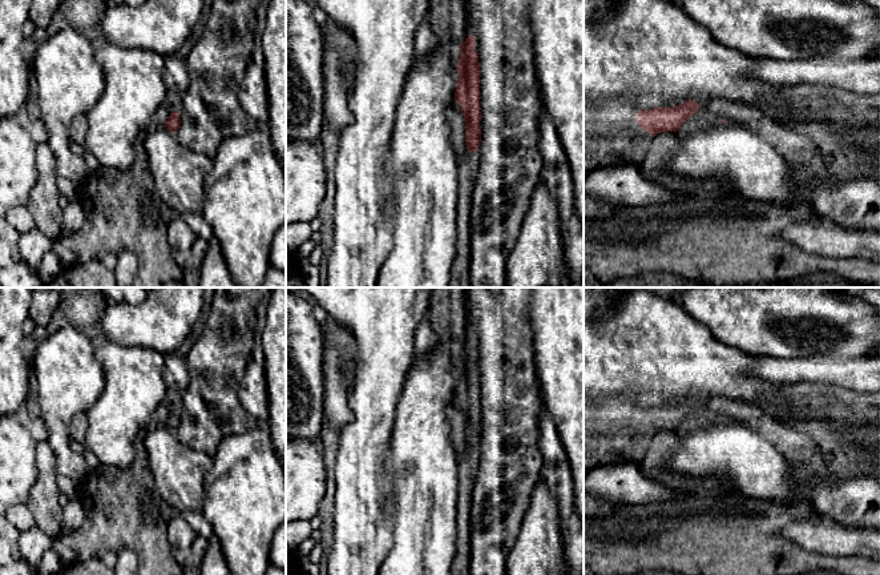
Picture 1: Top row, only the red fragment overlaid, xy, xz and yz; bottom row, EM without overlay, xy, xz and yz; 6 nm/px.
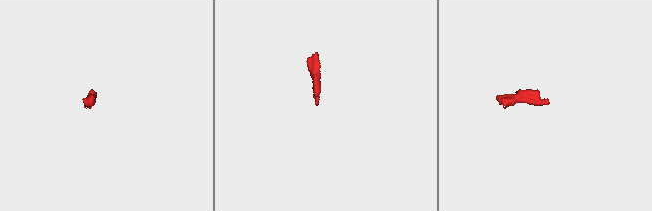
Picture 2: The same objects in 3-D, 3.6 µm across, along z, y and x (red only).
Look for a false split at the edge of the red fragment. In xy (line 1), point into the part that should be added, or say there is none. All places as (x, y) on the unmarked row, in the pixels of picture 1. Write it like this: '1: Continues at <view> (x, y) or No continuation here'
1: No continuation here

